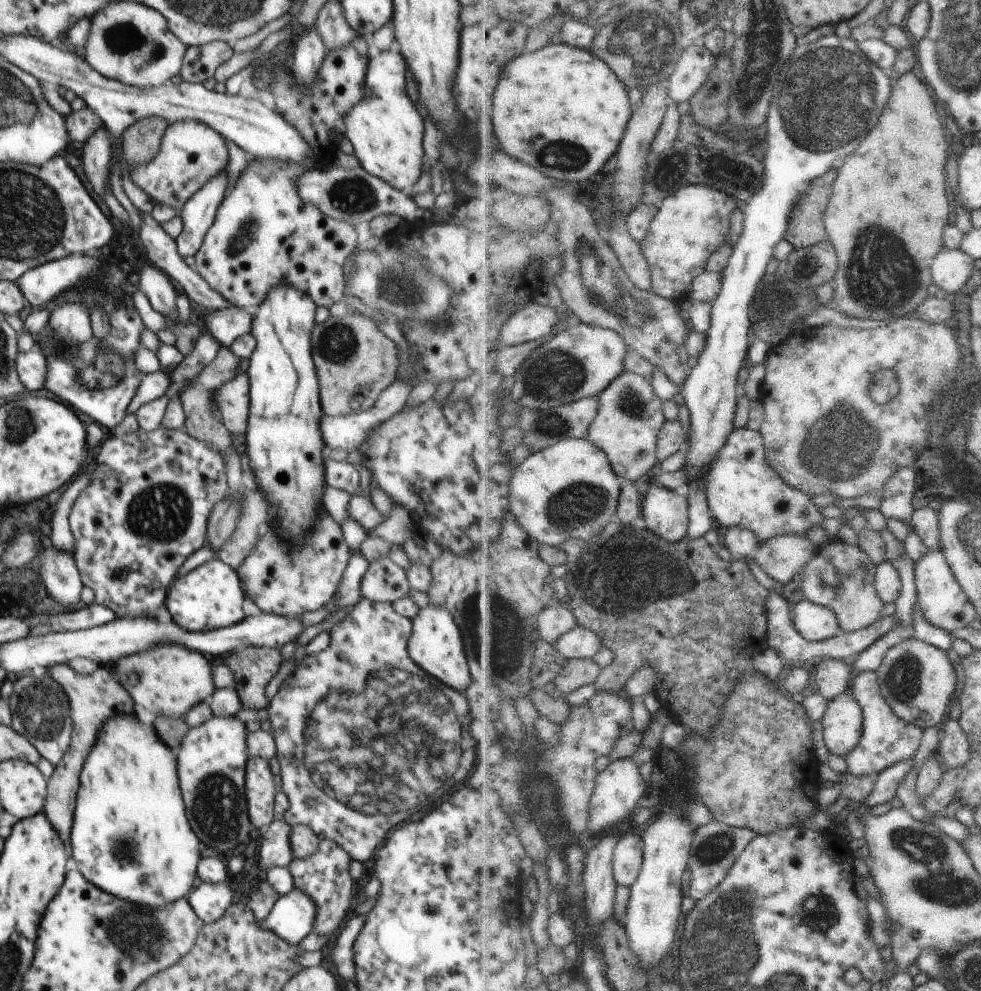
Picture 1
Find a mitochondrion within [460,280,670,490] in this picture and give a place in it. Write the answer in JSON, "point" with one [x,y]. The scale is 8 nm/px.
{"point":[555,373]}

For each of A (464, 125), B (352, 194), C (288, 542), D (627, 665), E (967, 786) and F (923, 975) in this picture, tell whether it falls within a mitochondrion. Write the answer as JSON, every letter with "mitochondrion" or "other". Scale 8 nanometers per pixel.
{"A":"other","B":"mitochondrion","C":"other","D":"other","E":"other","F":"other"}

